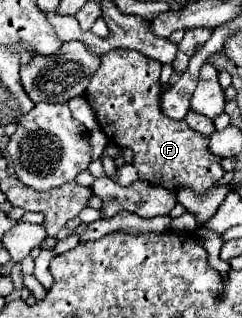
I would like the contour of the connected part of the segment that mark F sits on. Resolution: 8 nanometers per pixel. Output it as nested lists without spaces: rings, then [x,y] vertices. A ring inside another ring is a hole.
[[[111,49],[109,53],[105,53],[101,57],[101,65],[95,71],[95,75],[91,77],[89,87],[85,91],[85,99],[93,107],[95,117],[99,121],[99,127],[109,137],[109,141],[117,143],[117,145],[131,147],[135,151],[135,157],[133,157],[131,165],[137,169],[141,181],[147,181],[151,185],[161,185],[169,191],[191,189],[193,193],[201,195],[201,193],[209,191],[211,187],[215,187],[219,183],[219,179],[225,175],[225,169],[221,167],[221,159],[217,155],[211,155],[211,151],[207,151],[209,137],[199,135],[197,131],[191,131],[191,127],[187,127],[185,119],[175,121],[175,119],[163,115],[159,73],[161,73],[161,63],[159,61],[149,59],[149,57],[141,55],[139,51]]]

